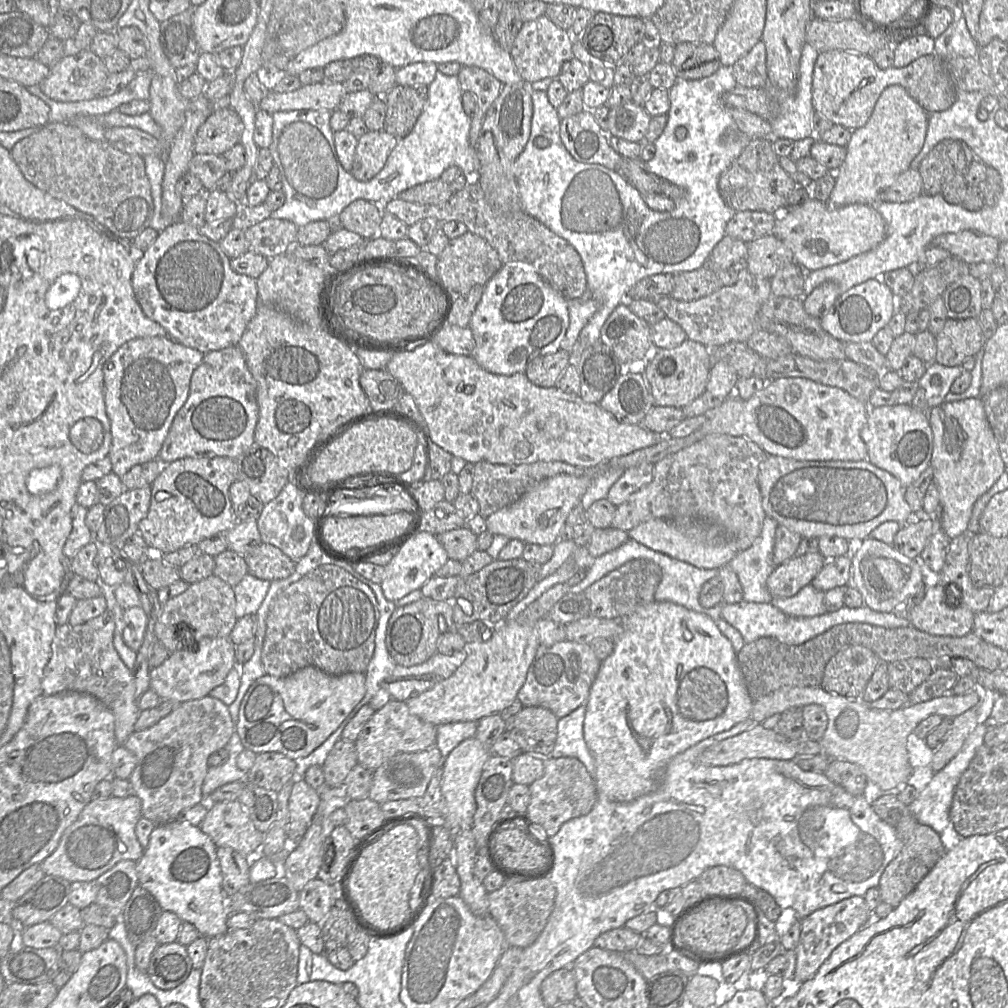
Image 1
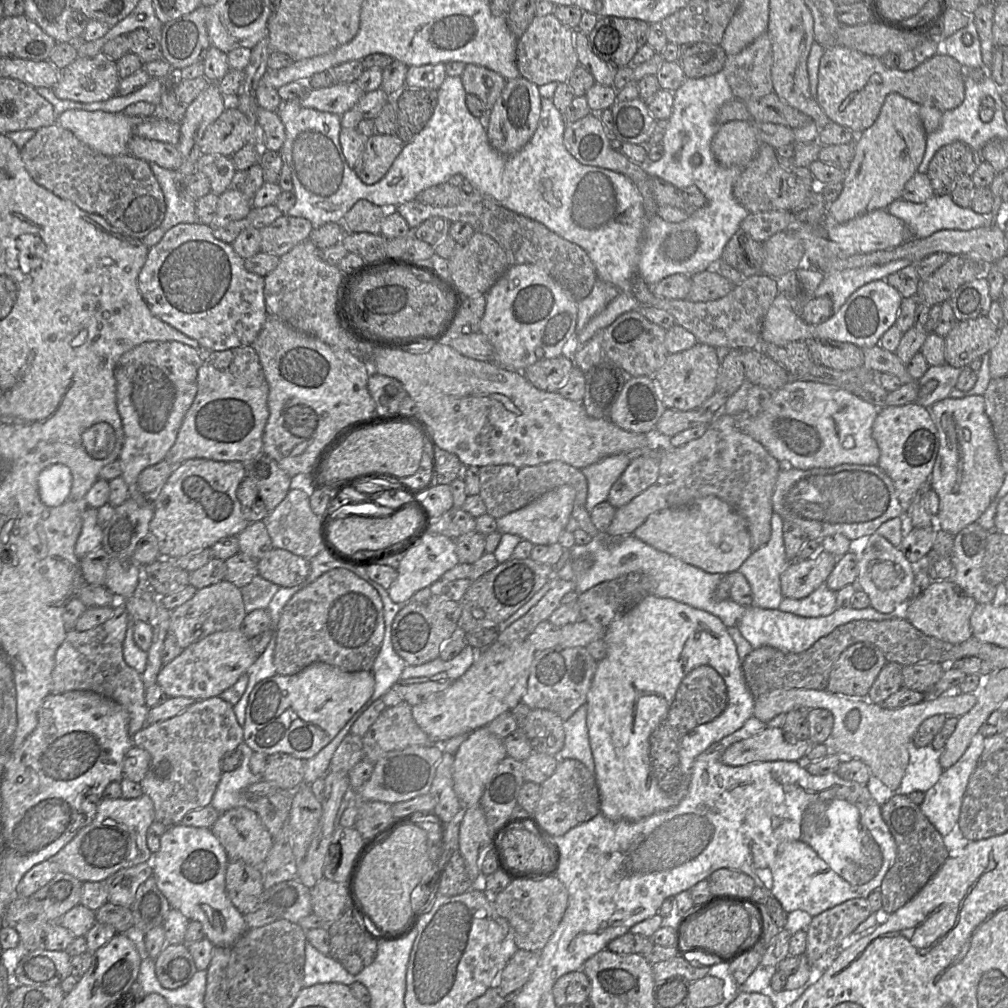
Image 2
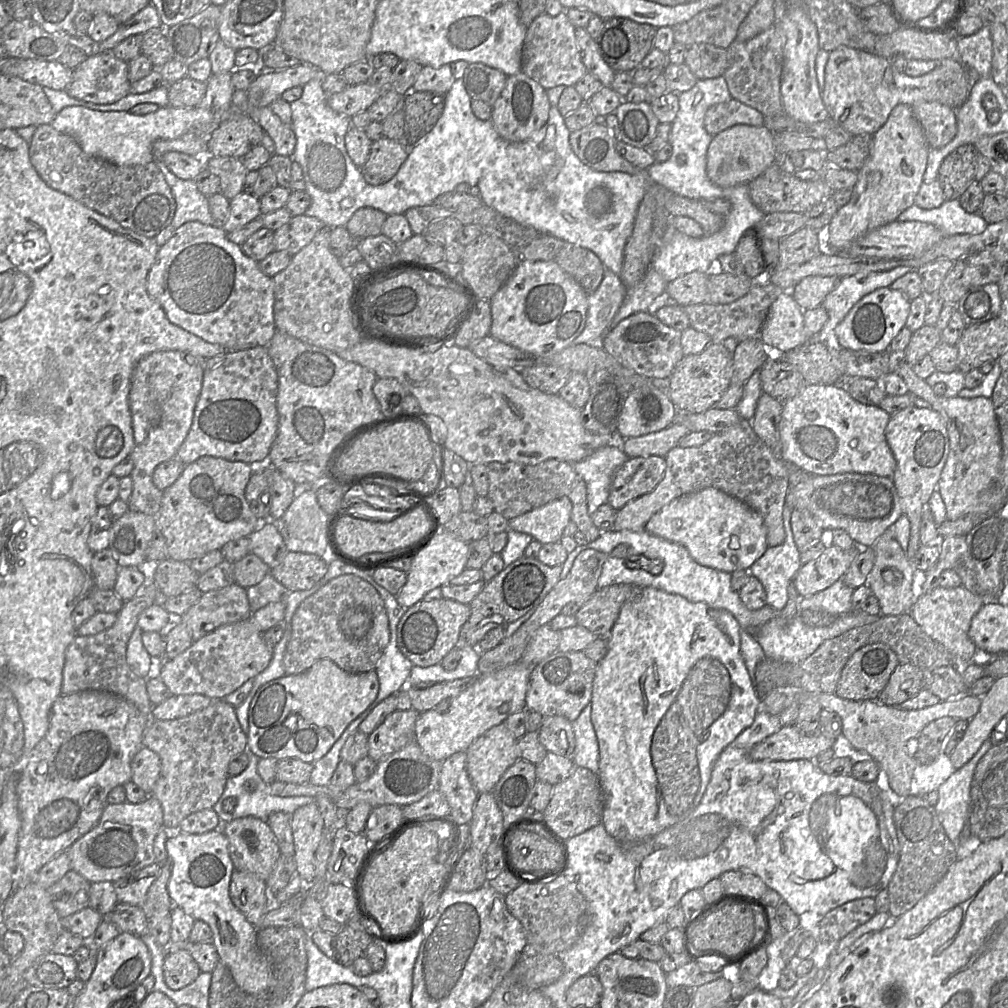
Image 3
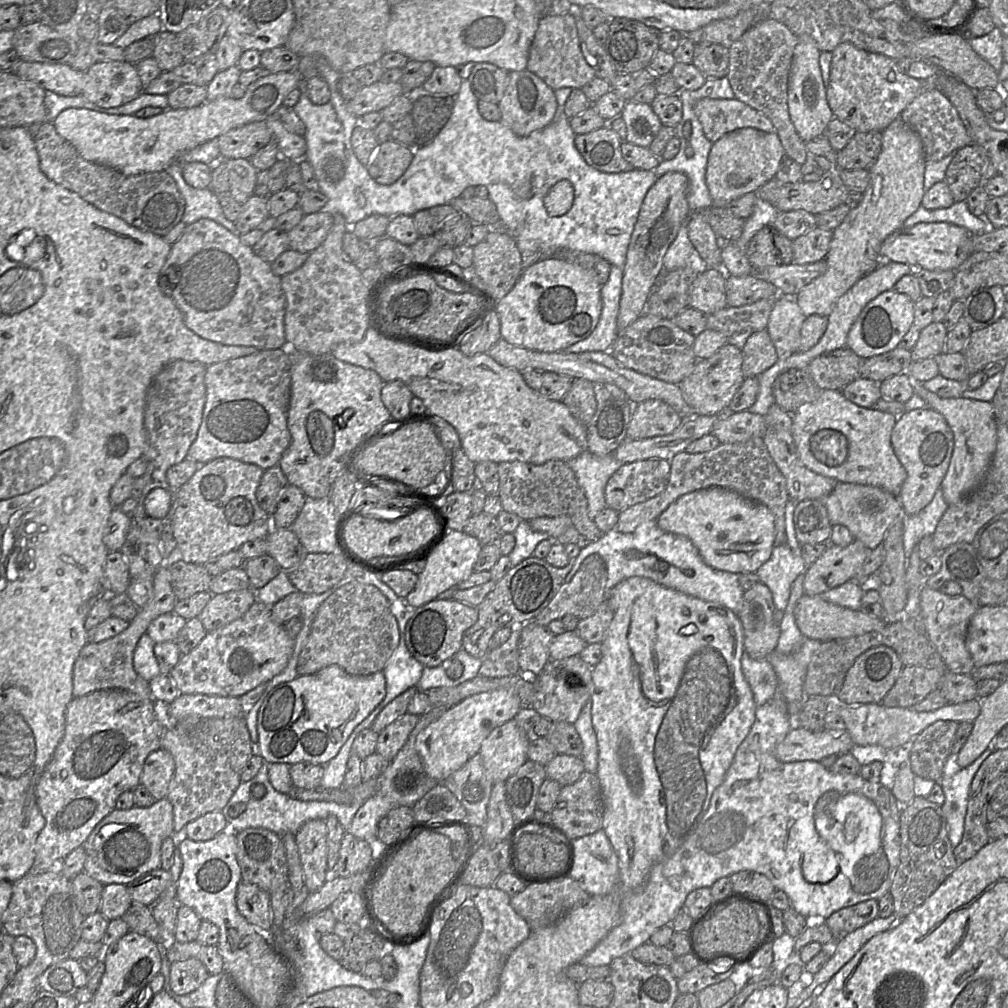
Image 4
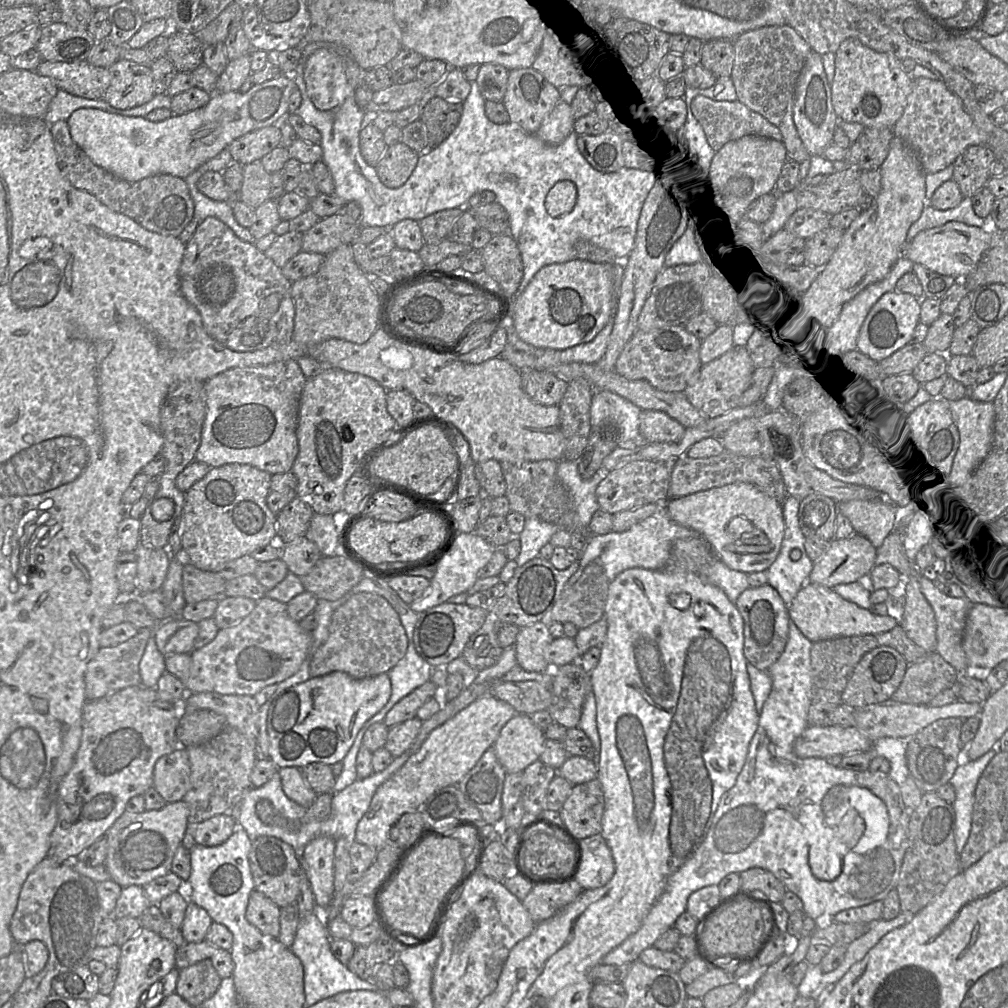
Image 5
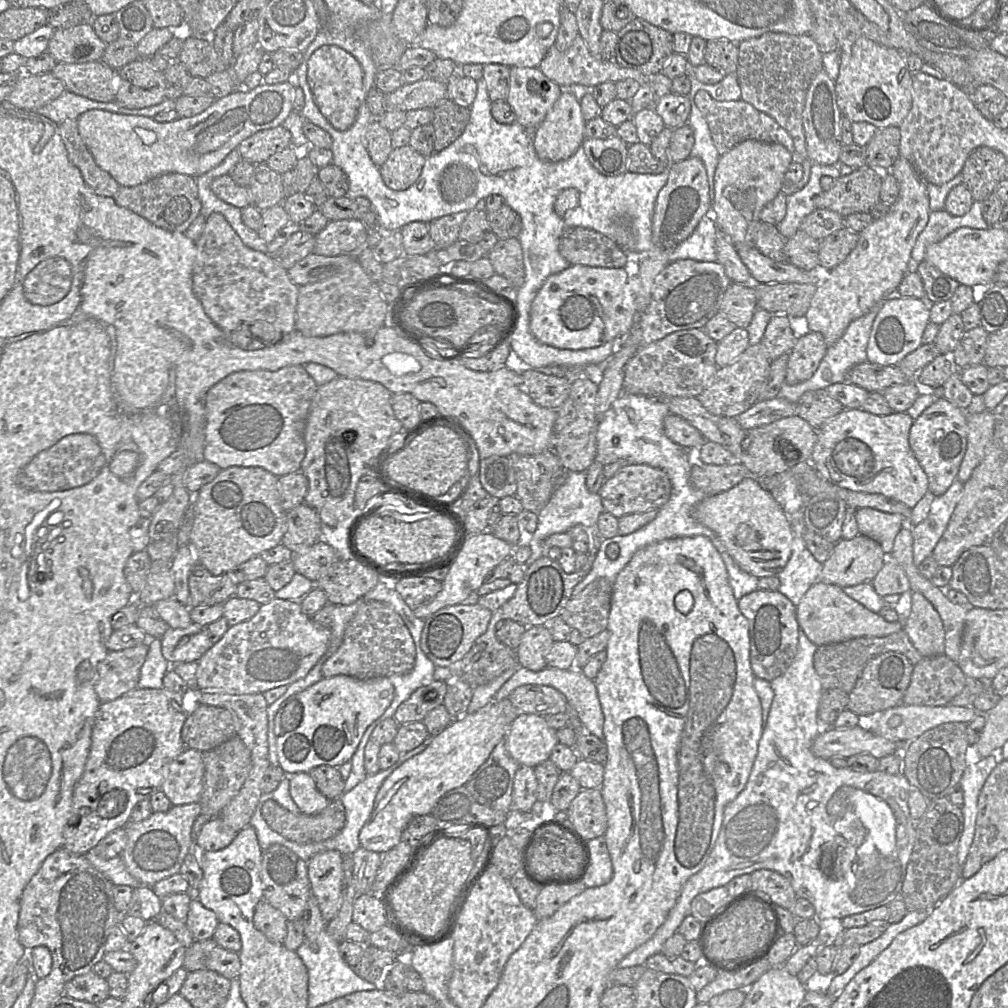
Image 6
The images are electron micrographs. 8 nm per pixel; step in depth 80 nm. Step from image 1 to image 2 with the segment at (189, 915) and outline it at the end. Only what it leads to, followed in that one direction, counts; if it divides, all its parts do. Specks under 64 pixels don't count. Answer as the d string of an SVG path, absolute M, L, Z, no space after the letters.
M180 823L168 827L160 838L159 850L151 853L147 863L171 909L179 910L189 920L200 922L205 938L214 947L231 946L248 930L244 916L227 896L225 877L229 858L210 829Z

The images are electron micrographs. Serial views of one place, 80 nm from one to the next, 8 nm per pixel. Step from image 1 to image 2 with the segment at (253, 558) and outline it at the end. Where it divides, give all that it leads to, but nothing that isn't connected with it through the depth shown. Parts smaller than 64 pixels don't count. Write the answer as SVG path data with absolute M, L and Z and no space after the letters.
M273 548L257 560L257 570L259 576L279 587L293 587L308 576L310 562L287 550Z

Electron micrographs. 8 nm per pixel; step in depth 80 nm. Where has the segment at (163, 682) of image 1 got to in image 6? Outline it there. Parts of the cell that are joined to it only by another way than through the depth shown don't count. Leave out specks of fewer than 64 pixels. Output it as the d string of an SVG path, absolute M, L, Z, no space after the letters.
M274 598L266 604L260 605L258 612L249 620L242 623L230 626L222 638L213 644L197 661L198 668L196 672L197 688L202 692L222 692L229 694L255 694L264 693L275 687L289 685L303 677L305 677L309 671L321 663L325 656L330 652L330 639L331 630L330 627L316 624L313 622L311 617L303 613L299 601L283 600Z

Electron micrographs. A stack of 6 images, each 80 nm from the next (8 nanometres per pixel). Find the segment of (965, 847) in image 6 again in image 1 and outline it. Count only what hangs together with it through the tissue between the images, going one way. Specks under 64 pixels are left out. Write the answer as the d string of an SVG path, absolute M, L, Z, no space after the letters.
M977 724L976 728L969 734L963 746L950 762L936 772L928 785L919 792L917 798L908 805L912 816L921 824L931 827L940 834L949 824L949 812L952 804L955 788L975 756L977 749L984 744L984 736L987 731L986 724Z

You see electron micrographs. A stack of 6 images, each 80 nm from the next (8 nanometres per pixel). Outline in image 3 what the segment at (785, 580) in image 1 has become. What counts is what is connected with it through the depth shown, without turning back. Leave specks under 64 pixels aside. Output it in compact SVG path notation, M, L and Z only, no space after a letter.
M827 544L817 557L802 564L797 571L793 578L796 591L804 597L831 586L842 579L858 553L855 546L841 549Z

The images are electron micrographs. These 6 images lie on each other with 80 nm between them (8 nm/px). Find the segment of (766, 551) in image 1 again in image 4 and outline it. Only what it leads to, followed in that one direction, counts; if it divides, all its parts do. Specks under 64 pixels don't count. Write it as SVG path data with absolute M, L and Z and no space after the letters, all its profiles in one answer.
M788 500L785 505L785 533L787 541L774 545L771 557L756 571L759 579L771 591L773 602L784 611L795 579L808 567L801 555L801 544L796 538L793 515L798 501Z

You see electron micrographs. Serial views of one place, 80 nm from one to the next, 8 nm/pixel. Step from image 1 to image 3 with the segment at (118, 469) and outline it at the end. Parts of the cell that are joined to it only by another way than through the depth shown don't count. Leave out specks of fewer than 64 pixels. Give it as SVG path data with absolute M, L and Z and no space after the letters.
M177 350L153 352L137 363L129 392L134 433L134 448L129 456L134 462L128 503L131 510L148 515L159 512L163 492L154 485L153 472L159 464L175 457L190 430L204 369L205 359Z

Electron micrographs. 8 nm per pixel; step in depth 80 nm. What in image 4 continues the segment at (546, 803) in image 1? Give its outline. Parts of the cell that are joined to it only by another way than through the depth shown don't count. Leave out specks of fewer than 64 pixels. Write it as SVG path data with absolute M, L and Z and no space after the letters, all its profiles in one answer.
M584 771L573 784L562 786L557 802L550 812L550 824L568 839L593 834L602 828L604 799L595 773Z

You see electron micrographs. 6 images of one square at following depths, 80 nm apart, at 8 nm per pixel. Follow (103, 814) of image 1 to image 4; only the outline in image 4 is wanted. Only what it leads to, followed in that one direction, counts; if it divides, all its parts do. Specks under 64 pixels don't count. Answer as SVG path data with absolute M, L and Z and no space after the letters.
M167 799L156 800L150 807L133 806L122 810L115 808L93 829L82 847L86 853L84 873L106 884L129 885L141 875L161 868L161 846L166 838L174 834L173 807Z

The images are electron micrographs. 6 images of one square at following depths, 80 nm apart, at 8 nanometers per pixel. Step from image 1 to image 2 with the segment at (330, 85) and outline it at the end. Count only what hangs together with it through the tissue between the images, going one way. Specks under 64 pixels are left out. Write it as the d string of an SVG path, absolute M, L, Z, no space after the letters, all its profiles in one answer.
M356 82L336 83L329 87L306 89L299 100L306 108L341 116L353 109L364 93Z

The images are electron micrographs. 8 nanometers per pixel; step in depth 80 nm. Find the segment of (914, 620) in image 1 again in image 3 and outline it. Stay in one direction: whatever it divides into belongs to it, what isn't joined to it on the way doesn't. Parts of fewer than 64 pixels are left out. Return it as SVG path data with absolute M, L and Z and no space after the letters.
M962 585L955 588L936 587L932 590L923 592L917 599L914 598L914 602L909 610L909 614L930 638L937 641L939 644L943 645L953 655L953 665L950 665L950 666L954 666L955 669L961 674L961 672L964 671L964 669L967 668L972 663L981 661L984 664L985 656L997 655L997 654L980 654L975 644L972 642L972 640L969 638L969 635L968 635L971 620L974 617L974 615L979 611L979 609L983 606L983 604L984 604L984 599L982 598L982 596L978 594L973 594L972 592L964 588Z

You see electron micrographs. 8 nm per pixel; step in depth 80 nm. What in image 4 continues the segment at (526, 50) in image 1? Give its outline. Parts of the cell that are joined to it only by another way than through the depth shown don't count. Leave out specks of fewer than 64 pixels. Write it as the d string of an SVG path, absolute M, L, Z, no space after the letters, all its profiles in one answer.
M572 13L557 16L543 14L529 49L526 69L540 77L553 90L563 87L581 88L596 77L594 68L582 53Z

